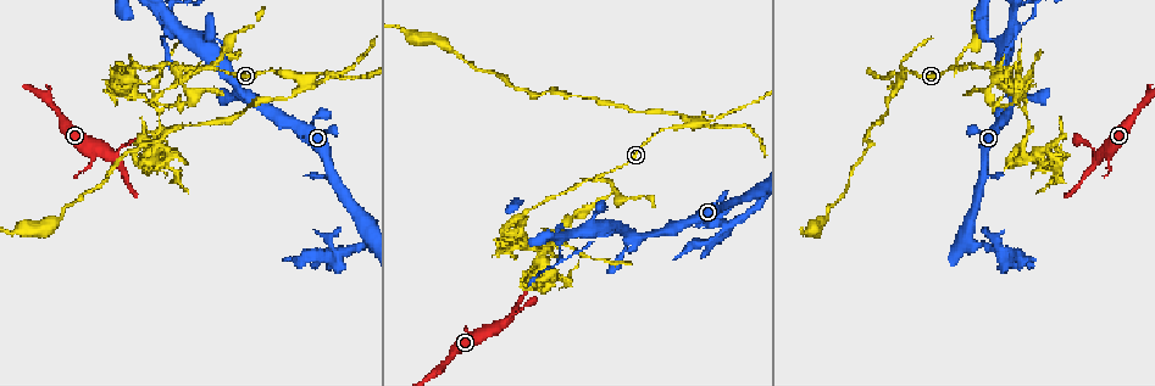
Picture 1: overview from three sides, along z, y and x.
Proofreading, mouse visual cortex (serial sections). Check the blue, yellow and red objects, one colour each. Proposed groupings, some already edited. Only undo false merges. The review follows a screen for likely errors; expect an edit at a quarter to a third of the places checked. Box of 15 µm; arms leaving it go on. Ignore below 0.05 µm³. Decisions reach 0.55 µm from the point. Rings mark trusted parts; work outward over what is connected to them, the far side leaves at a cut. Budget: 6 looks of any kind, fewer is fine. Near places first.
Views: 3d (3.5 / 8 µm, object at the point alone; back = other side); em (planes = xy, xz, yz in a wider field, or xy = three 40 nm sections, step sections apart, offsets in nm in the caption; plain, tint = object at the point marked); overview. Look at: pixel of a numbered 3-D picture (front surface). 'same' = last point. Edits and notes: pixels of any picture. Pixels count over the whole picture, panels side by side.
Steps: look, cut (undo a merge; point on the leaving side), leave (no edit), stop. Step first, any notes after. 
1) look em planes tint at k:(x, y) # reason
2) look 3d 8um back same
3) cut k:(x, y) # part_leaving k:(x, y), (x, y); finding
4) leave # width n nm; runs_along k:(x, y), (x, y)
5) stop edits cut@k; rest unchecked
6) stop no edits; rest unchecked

look 3d 3.5um at 1:(952, 69) # three arms meet

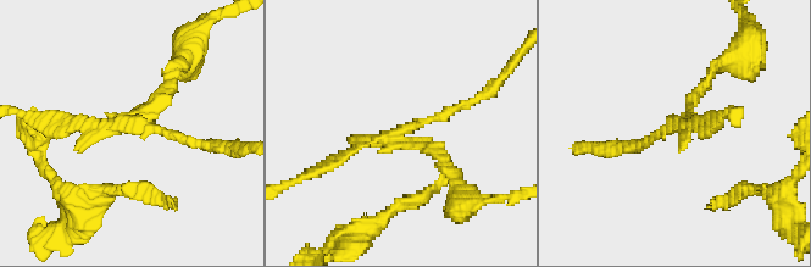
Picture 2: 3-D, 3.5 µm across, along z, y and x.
look em xy step 5 plain at 2:(675, 126) # arms 3; arm_widths 100, 150, 200 nm; shape alone is not enough

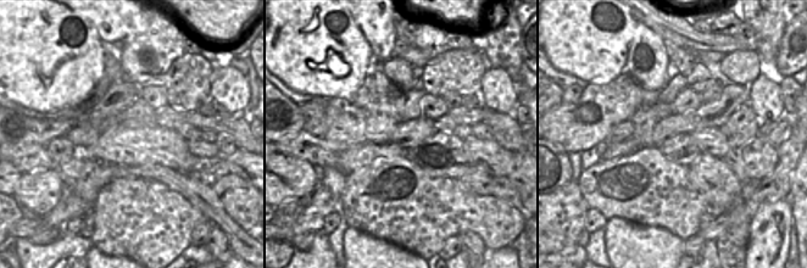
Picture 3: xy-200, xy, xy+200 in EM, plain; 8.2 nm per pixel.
look em xy step 5 tint same # with the object marked

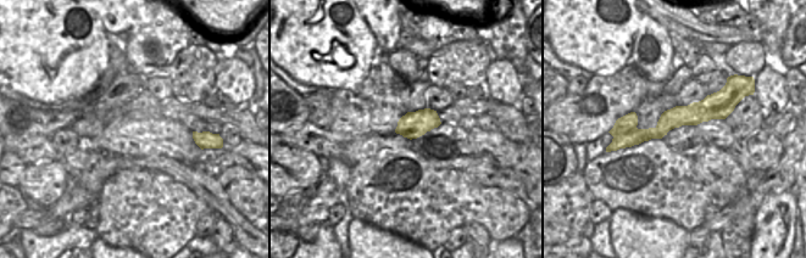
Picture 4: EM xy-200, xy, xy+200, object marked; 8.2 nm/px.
cut 2:(166, 98) # part_leaving 2:(144, 112), (189, 49); a second cell is stuck on

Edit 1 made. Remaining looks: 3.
look overview

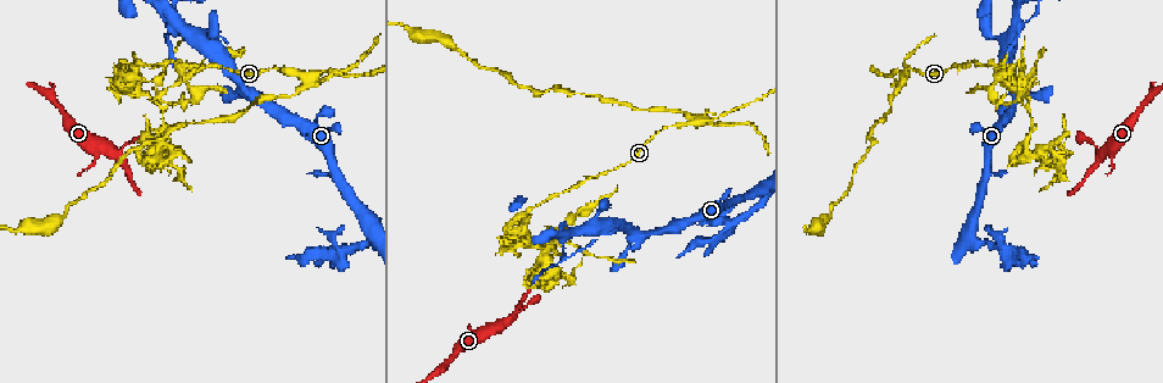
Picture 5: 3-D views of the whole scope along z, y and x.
look 3d 3.5um back at 5:(175, 25) # abrupt turn

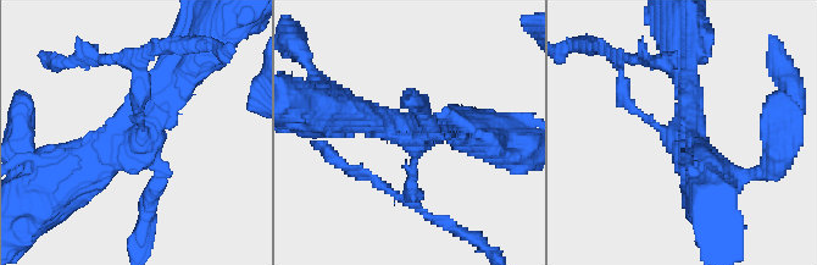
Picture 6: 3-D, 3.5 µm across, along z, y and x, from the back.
look em xy step 2 tint at 6:(682, 137) # need the tissue

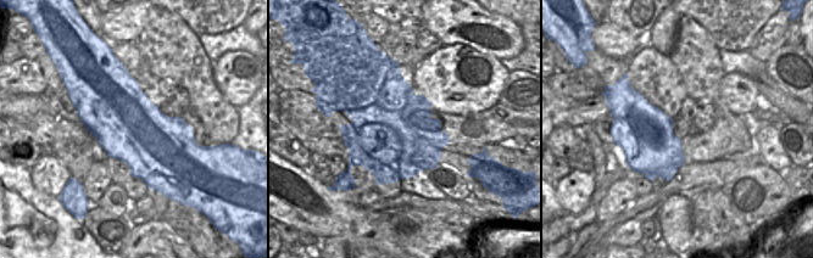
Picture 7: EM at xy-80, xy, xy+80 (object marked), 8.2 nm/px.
cut 6:(415, 199) # part_leaving 6:(411, 166), (415, 198), (374, 182); a second cell is stuck on

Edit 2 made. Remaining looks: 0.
stop edits cut@2, cut@6; rest unchecked

